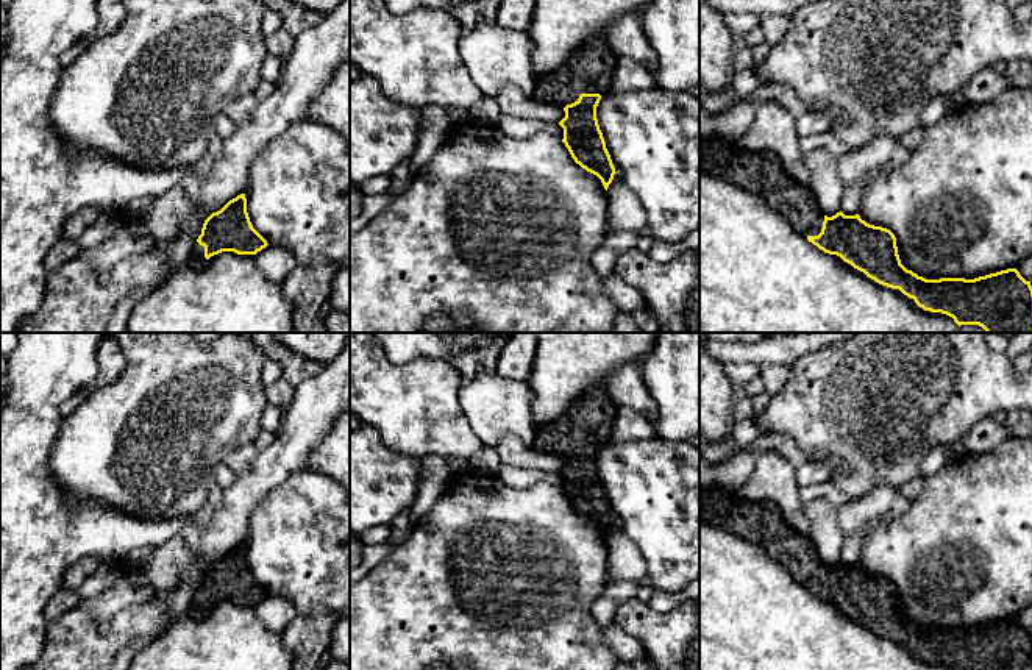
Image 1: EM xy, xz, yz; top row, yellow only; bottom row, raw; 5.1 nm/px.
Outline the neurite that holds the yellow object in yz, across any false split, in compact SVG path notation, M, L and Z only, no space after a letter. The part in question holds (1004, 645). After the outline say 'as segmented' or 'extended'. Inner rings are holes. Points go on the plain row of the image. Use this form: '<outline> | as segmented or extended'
M699 487L699 670L1032 670L1032 636L1030 631L1026 631L1016 618L1007 618L974 629L965 628L940 628L940 629L926 629L918 626L912 620L907 620L899 609L896 587L895 584L882 576L874 576L856 565L845 565L842 561L832 567L827 567L820 559L818 550L812 536L799 534L793 529L784 519L781 509L767 501L751 501L740 498L735 492L728 489L714 487L704 489Z | extended

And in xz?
M537 333L532 370L526 380L534 392L532 447L564 458L565 467L559 472L562 492L575 512L596 525L606 540L617 522L598 475L596 456L612 442L618 408L609 395L609 383L623 364L645 358L654 340L656 333Z | extended

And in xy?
M245 543L237 545L205 570L187 609L134 654L128 670L292 670L294 654L284 647L283 636L270 631L254 614L254 604L267 595L250 572Z | extended

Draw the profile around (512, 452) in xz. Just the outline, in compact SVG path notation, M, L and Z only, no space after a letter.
M504 436L493 447L504 465L557 473L565 467L562 456L539 451L515 436Z

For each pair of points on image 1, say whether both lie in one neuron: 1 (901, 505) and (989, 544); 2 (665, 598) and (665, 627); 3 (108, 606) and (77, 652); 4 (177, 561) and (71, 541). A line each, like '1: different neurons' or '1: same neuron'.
1: different neurons
2: different neurons
3: different neurons
4: different neurons

